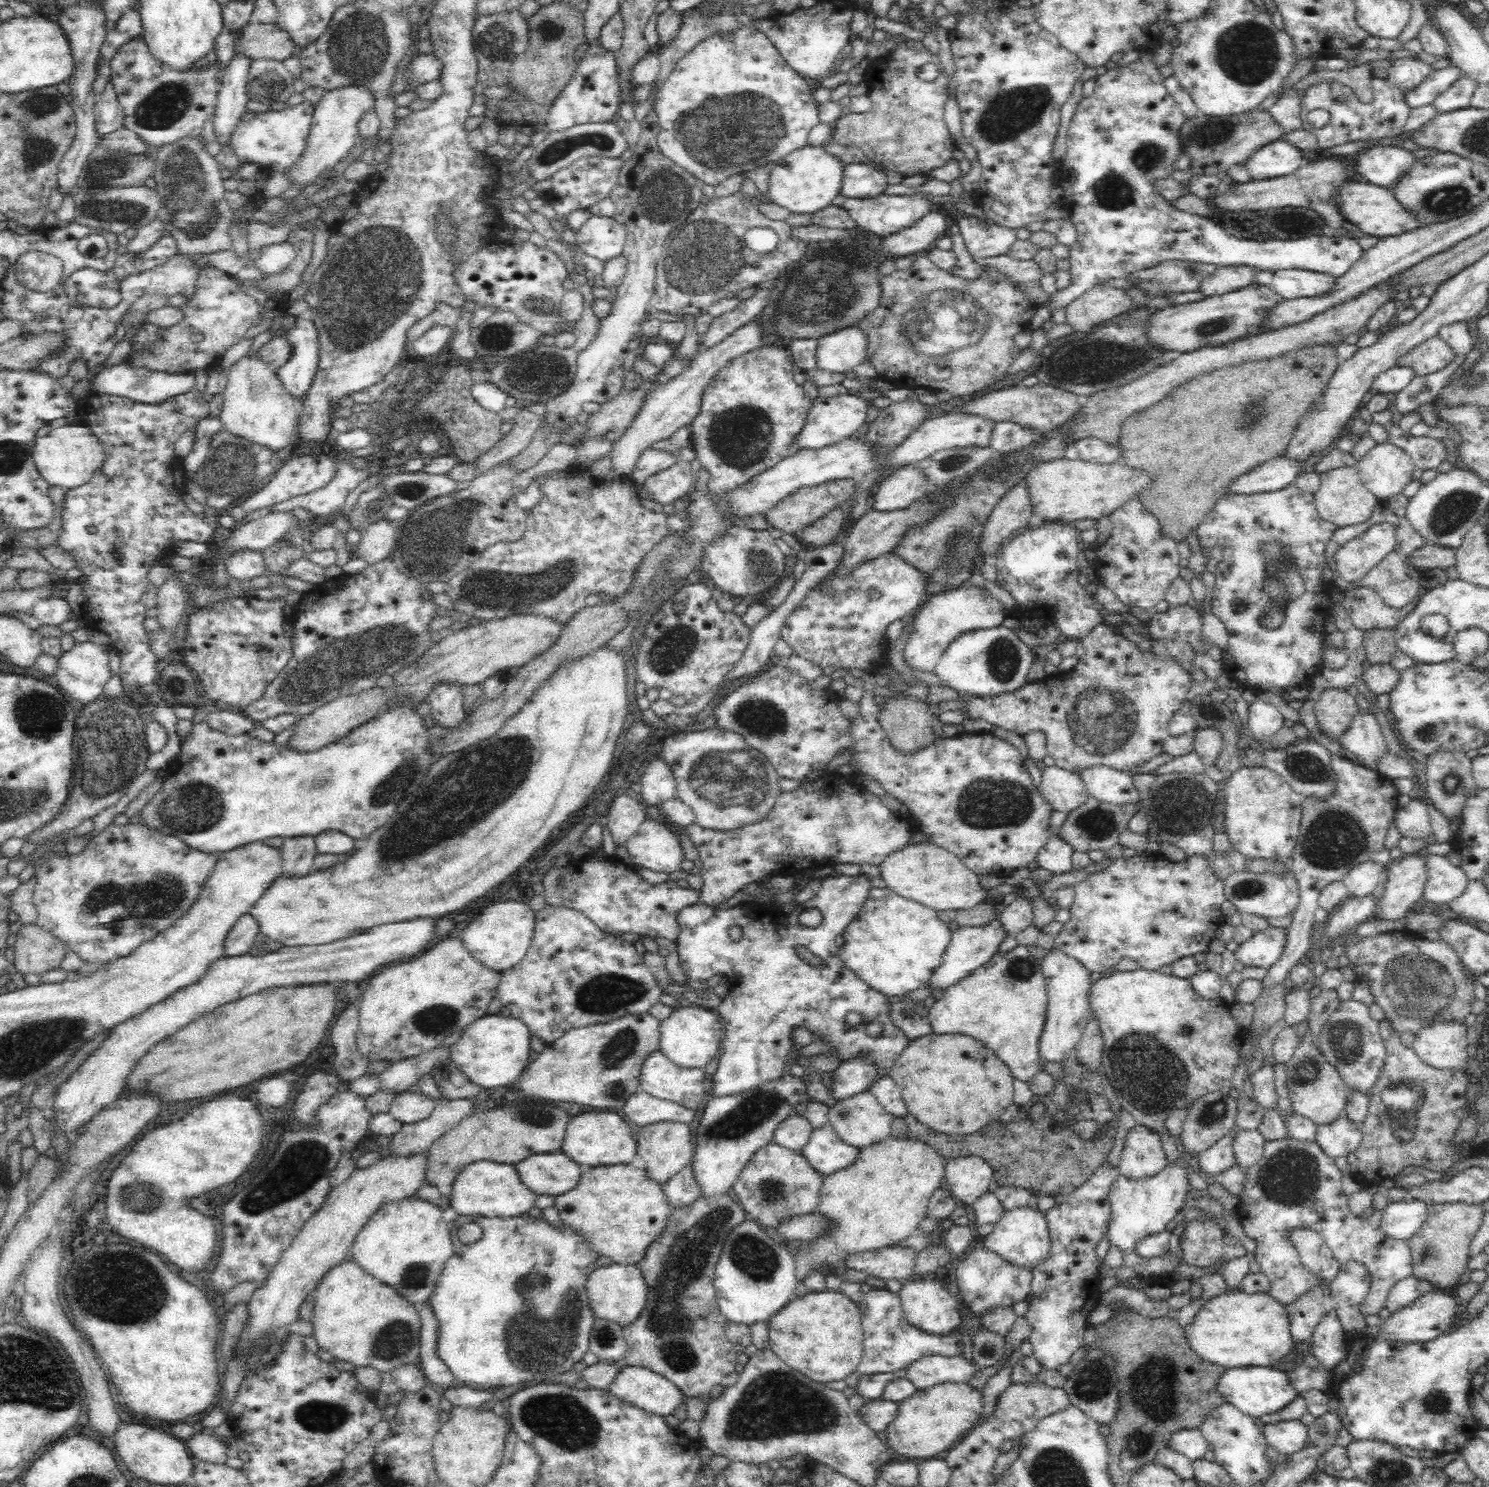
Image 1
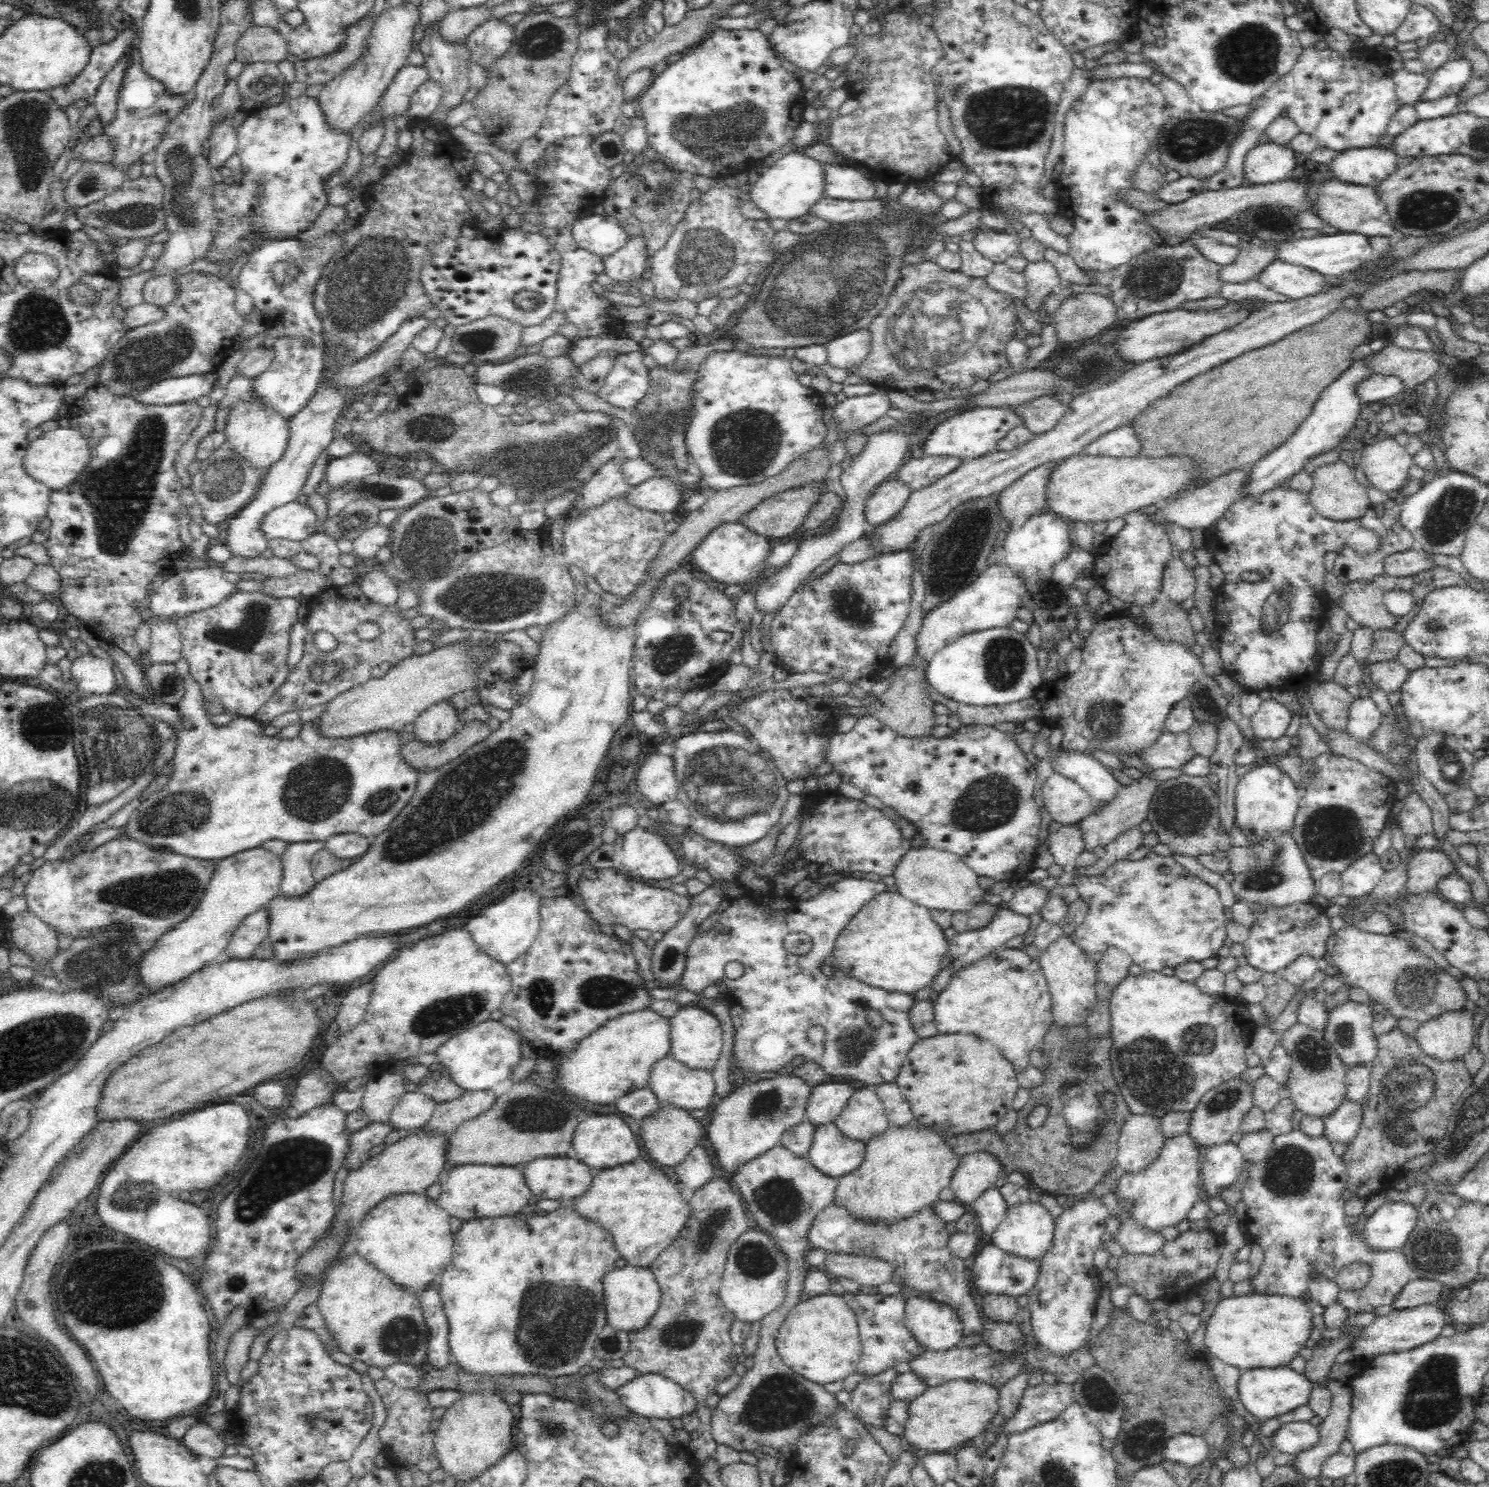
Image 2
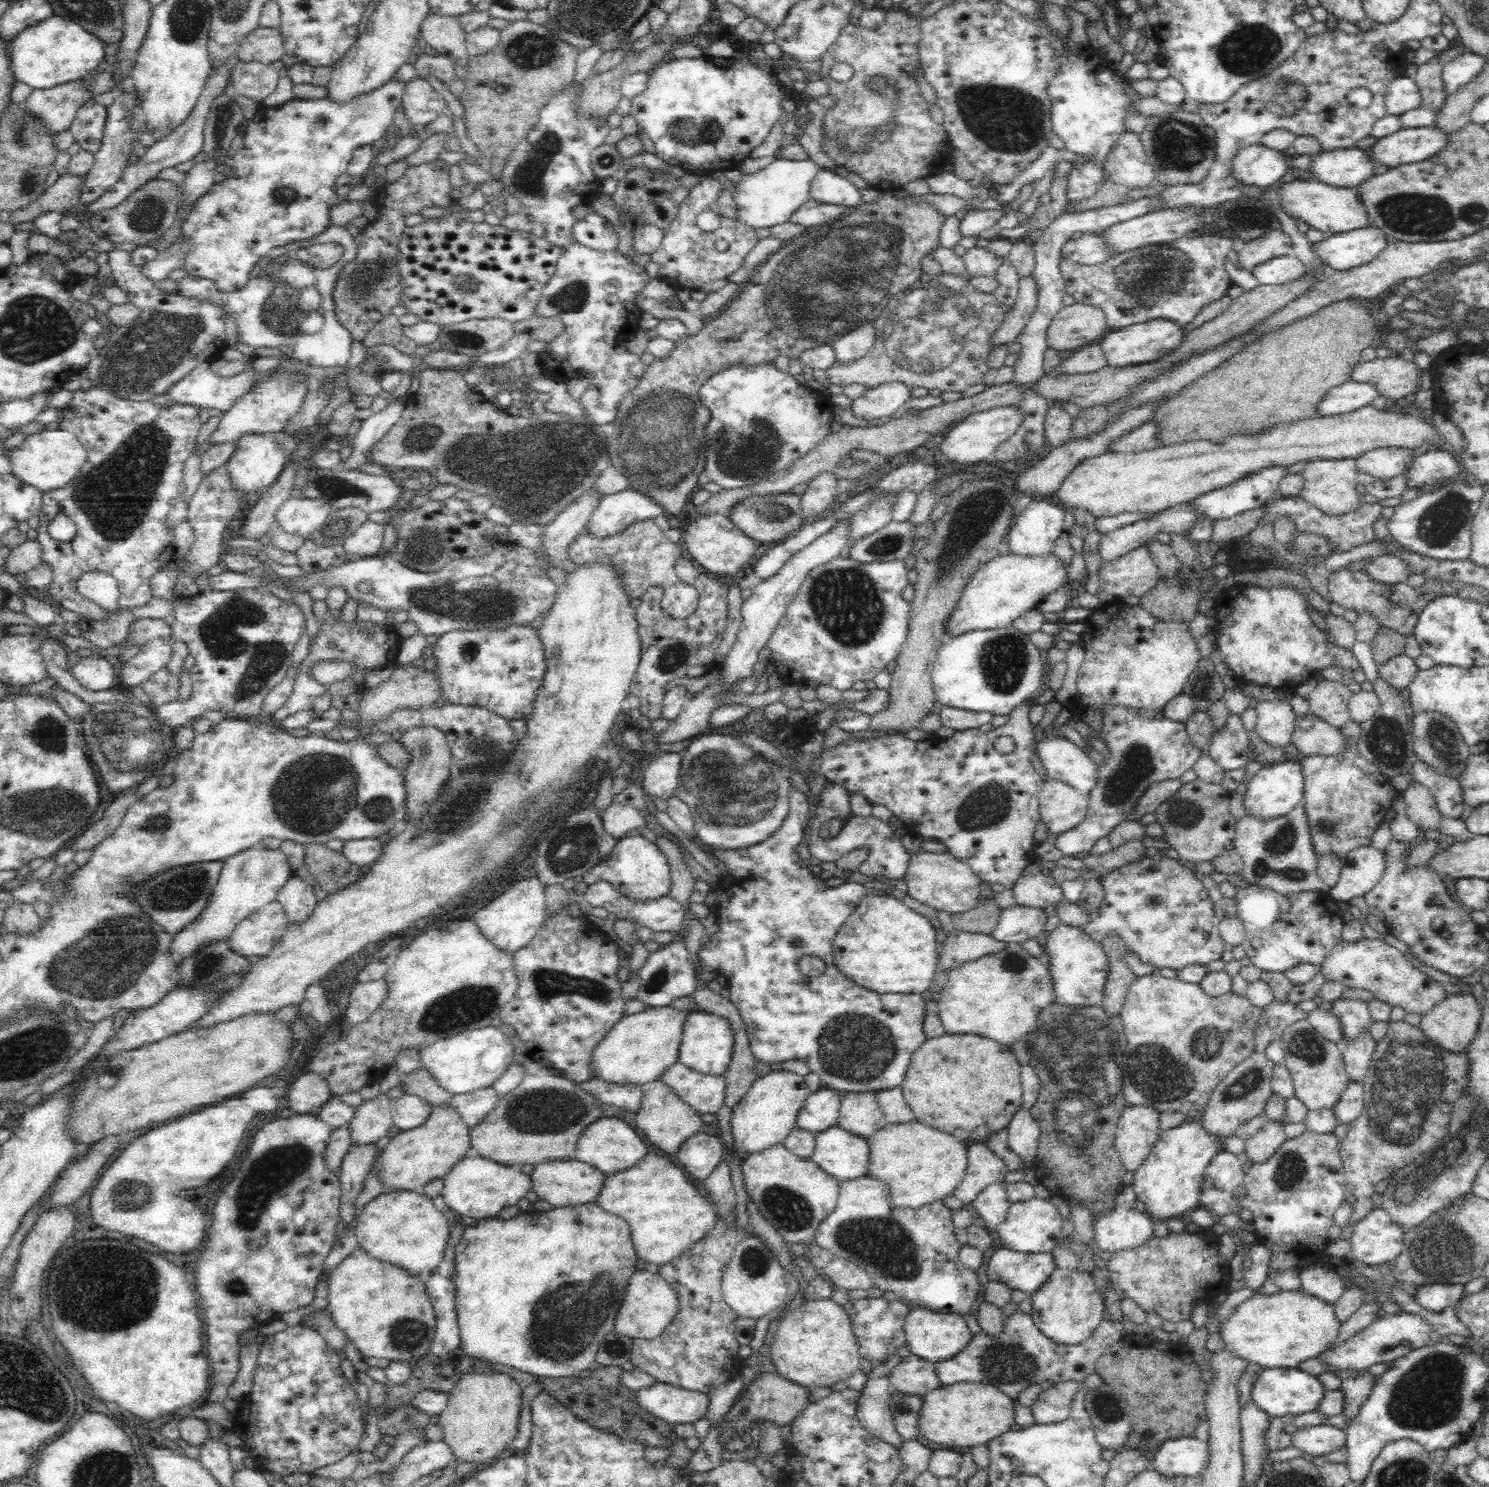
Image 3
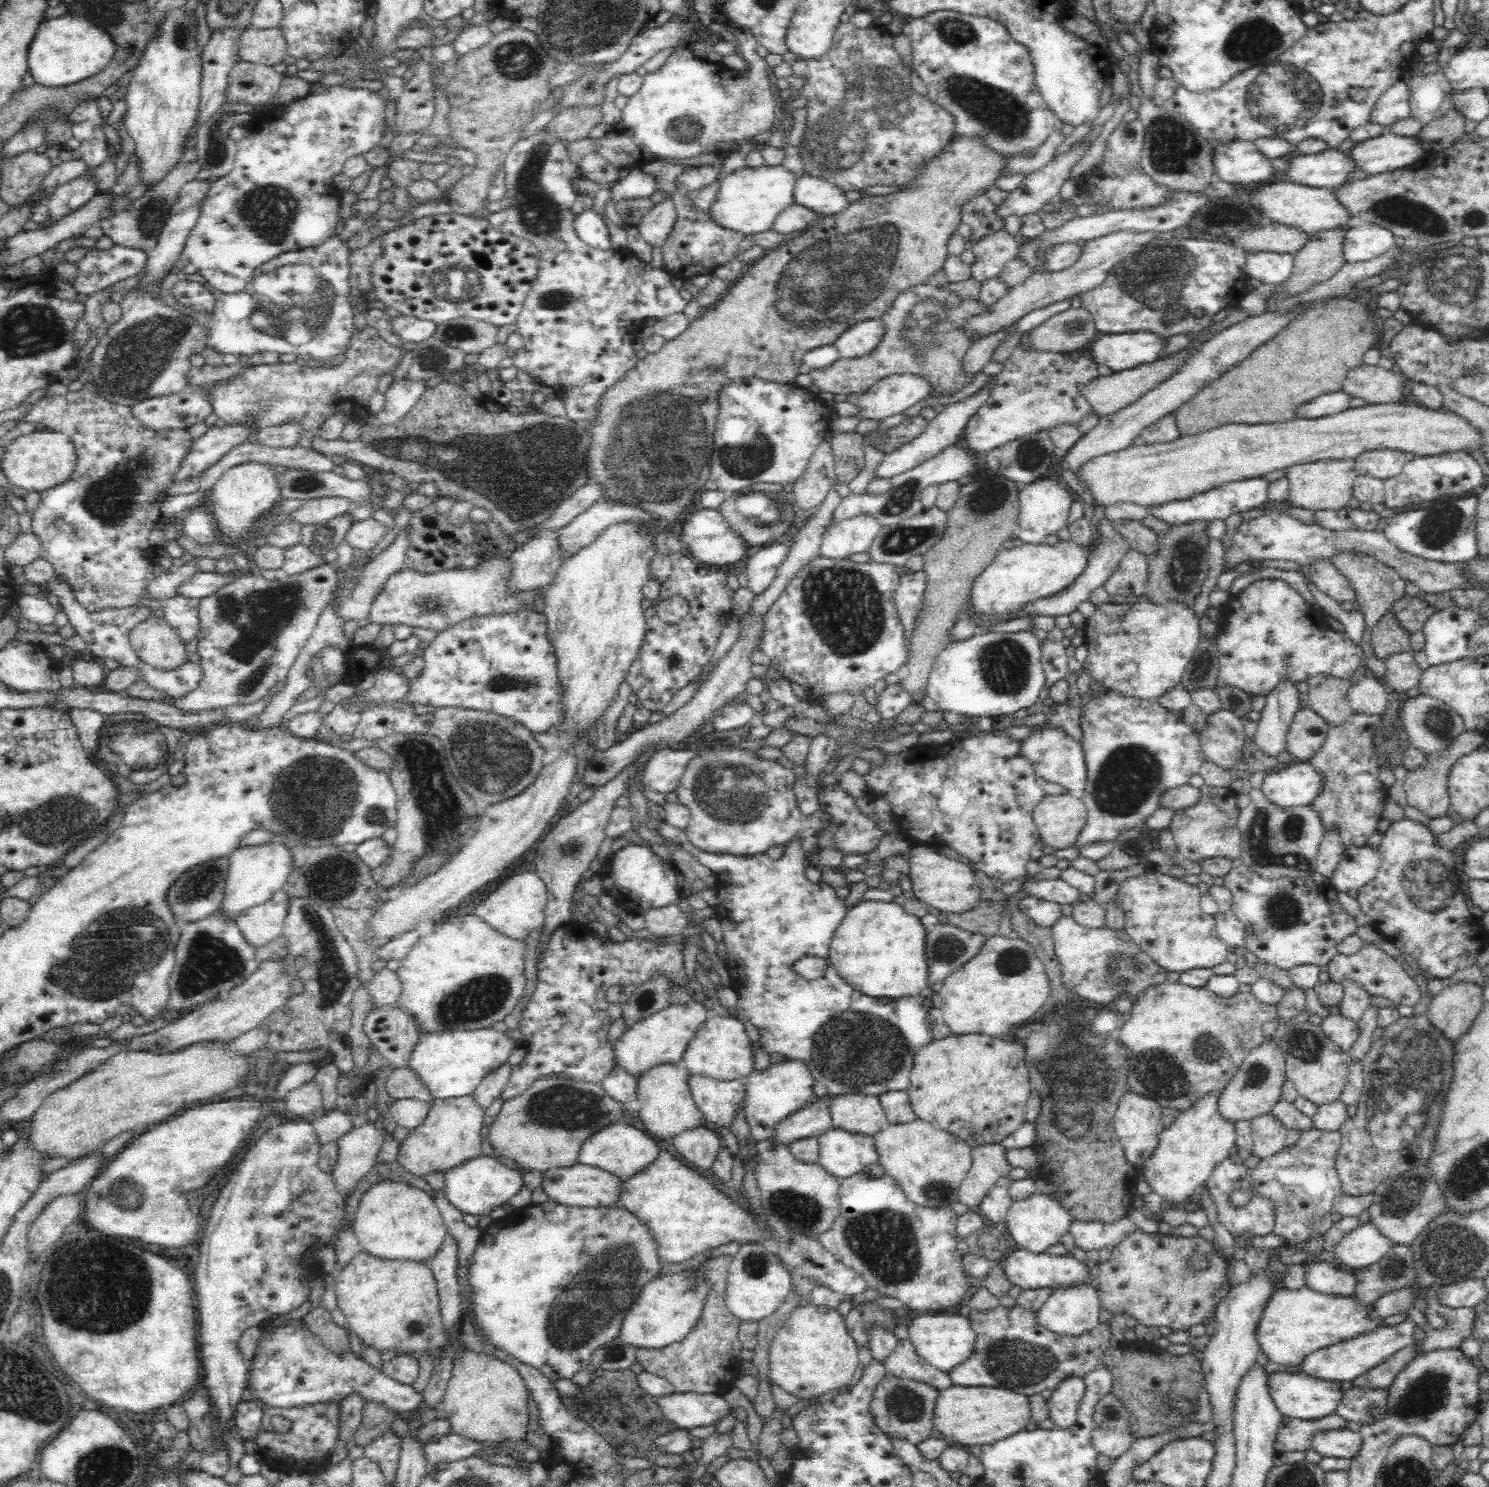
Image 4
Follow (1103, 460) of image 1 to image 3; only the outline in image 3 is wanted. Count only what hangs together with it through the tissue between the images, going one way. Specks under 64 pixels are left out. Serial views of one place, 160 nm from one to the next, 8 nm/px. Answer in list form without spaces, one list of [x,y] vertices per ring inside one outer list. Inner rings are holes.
[[[1152,422],[1143,423],[1132,431],[1127,431],[1122,437],[1110,440],[1108,452],[1137,453],[1143,450],[1152,450],[1160,447],[1156,434],[1158,426]]]

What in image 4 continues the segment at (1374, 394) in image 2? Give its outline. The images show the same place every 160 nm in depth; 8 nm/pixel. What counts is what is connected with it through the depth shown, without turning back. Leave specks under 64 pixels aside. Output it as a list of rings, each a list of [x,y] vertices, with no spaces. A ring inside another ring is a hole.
[[[1341,388],[1336,392],[1330,392],[1311,399],[1299,409],[1296,409],[1295,416],[1298,418],[1320,418],[1336,414],[1350,407],[1353,396],[1344,392]]]

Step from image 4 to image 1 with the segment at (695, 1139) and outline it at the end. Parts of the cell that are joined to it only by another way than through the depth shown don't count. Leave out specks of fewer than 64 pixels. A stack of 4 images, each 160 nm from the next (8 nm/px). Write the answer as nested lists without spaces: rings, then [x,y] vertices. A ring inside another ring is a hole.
[[[692,1166],[685,1167],[662,1185],[662,1192],[673,1209],[691,1205],[701,1196],[700,1187],[694,1181]]]

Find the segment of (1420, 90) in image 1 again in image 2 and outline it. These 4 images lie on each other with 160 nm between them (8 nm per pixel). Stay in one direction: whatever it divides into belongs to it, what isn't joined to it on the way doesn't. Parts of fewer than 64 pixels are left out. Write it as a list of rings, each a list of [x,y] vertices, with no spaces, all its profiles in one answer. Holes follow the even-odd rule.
[[[1452,57],[1429,75],[1429,83],[1420,101],[1433,101],[1448,94],[1457,94],[1470,80],[1470,61],[1464,57]]]

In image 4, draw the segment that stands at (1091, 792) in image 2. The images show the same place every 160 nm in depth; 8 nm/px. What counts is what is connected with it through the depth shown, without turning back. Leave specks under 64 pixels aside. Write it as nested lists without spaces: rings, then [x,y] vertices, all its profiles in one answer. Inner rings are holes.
[[[1045,727],[1032,732],[1030,736],[1021,740],[1021,750],[1024,757],[1032,763],[1038,780],[1048,780],[1066,788],[1072,796],[1081,798],[1087,785],[1087,767],[1081,744],[1074,741],[1064,729]]]

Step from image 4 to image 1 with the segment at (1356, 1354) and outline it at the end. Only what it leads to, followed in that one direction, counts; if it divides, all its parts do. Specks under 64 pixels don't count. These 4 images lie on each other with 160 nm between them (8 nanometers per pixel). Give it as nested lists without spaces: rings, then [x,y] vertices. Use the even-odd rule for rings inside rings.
[[[1435,1288],[1414,1300],[1408,1306],[1393,1312],[1389,1318],[1384,1319],[1377,1337],[1384,1340],[1399,1340],[1400,1342],[1426,1342],[1432,1340],[1432,1338],[1453,1329],[1449,1322],[1452,1316],[1459,1311],[1459,1305],[1456,1304],[1454,1296],[1444,1293],[1440,1288]]]

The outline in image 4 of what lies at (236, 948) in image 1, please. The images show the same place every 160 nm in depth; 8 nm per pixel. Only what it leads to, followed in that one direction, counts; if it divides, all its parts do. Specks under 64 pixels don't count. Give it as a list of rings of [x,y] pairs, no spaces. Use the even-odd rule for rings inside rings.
[[[282,888],[277,890],[268,902],[252,906],[252,909],[235,918],[242,937],[249,945],[258,948],[283,935],[289,898]]]

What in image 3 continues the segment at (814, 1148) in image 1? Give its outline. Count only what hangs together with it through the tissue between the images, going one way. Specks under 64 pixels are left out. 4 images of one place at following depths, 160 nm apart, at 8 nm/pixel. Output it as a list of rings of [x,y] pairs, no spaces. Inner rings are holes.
[[[832,1126],[817,1134],[810,1159],[840,1182],[863,1176],[869,1166],[869,1156],[866,1139]]]

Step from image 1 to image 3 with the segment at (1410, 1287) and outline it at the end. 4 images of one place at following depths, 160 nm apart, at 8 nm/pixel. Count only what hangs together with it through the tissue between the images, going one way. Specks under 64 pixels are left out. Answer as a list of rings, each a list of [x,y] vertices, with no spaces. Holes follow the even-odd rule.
[[[1420,1284],[1412,1299],[1424,1310],[1440,1312],[1445,1306],[1454,1307],[1463,1297],[1463,1284]]]

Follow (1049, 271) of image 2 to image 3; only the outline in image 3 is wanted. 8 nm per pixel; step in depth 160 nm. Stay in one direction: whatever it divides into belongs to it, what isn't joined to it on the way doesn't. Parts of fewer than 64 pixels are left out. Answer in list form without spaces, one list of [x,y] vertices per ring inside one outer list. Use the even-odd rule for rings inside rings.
[[[1032,274],[1019,281],[1017,301],[1010,307],[1007,317],[1000,323],[997,333],[991,338],[993,346],[1014,342],[1037,307],[1038,286]]]

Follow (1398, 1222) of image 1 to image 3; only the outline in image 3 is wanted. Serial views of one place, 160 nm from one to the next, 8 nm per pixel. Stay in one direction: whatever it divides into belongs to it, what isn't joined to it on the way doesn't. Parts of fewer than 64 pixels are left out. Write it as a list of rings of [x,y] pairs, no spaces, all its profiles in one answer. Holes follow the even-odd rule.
[[[1374,1207],[1353,1227],[1351,1250],[1364,1264],[1393,1262],[1404,1246],[1404,1229],[1392,1220],[1387,1210]]]

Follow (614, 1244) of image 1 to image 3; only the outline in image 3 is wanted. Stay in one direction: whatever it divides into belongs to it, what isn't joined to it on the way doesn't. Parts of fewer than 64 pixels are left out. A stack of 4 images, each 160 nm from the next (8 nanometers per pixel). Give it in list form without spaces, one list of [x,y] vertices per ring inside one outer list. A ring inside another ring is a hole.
[[[648,1153],[635,1166],[606,1175],[594,1203],[628,1223],[636,1257],[654,1268],[704,1239],[714,1226],[714,1205],[688,1182],[679,1166],[659,1153]]]

